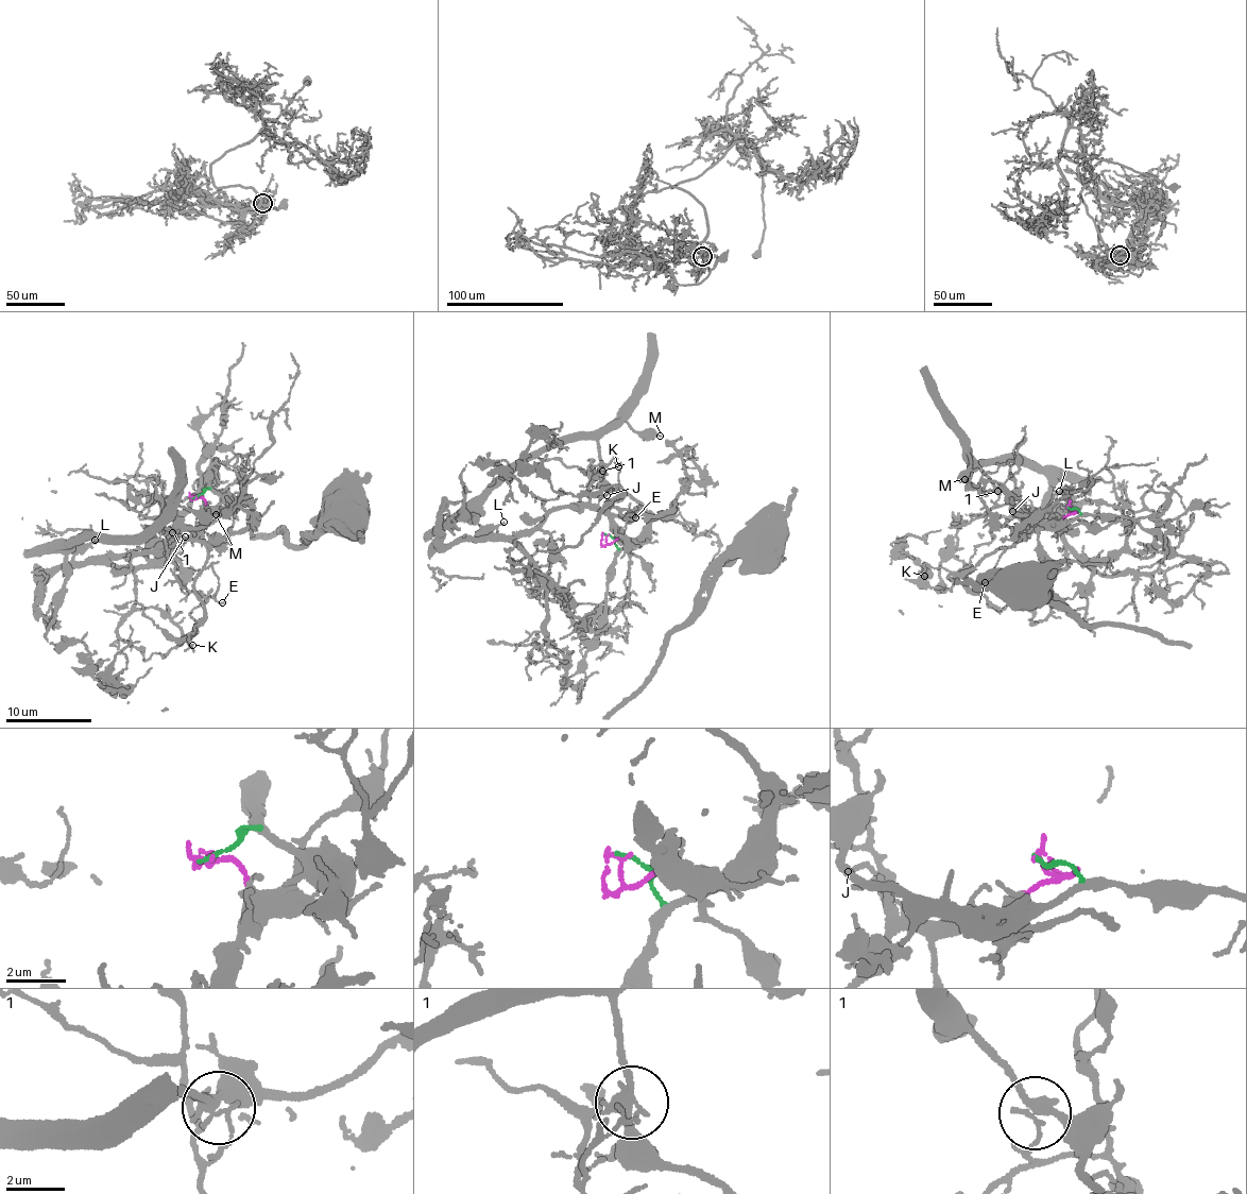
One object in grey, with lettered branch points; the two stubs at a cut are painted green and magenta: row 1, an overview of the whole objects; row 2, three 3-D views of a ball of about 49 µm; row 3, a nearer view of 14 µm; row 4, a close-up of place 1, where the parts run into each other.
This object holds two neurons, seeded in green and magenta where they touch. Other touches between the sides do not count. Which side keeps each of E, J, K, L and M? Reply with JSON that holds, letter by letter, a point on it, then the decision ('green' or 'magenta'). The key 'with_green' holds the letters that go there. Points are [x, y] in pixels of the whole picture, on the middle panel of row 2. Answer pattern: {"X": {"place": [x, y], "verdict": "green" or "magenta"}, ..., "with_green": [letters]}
{"E": {"place": [635, 517], "verdict": "magenta"}, "J": {"place": [607, 495], "verdict": "magenta"}, "K": {"place": [618, 466], "verdict": "magenta"}, "L": {"place": [504, 522], "verdict": "magenta"}, "M": {"place": [660, 436], "verdict": "green"}, "with_green": ["M"]}

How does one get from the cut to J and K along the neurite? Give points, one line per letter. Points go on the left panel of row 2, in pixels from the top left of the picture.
J: (193, 496), (206, 505), (202, 522), (192, 538), (178, 538), (185, 535)
K: (193, 496), (206, 505), (198, 536), (207, 555), (193, 583), (204, 608), (194, 633), (189, 636), (193, 646)

